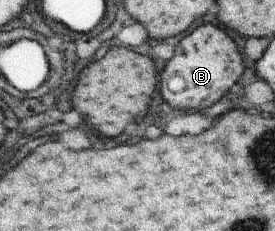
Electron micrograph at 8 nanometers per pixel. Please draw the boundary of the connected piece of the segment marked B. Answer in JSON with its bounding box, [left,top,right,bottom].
[160,23,243,110]

